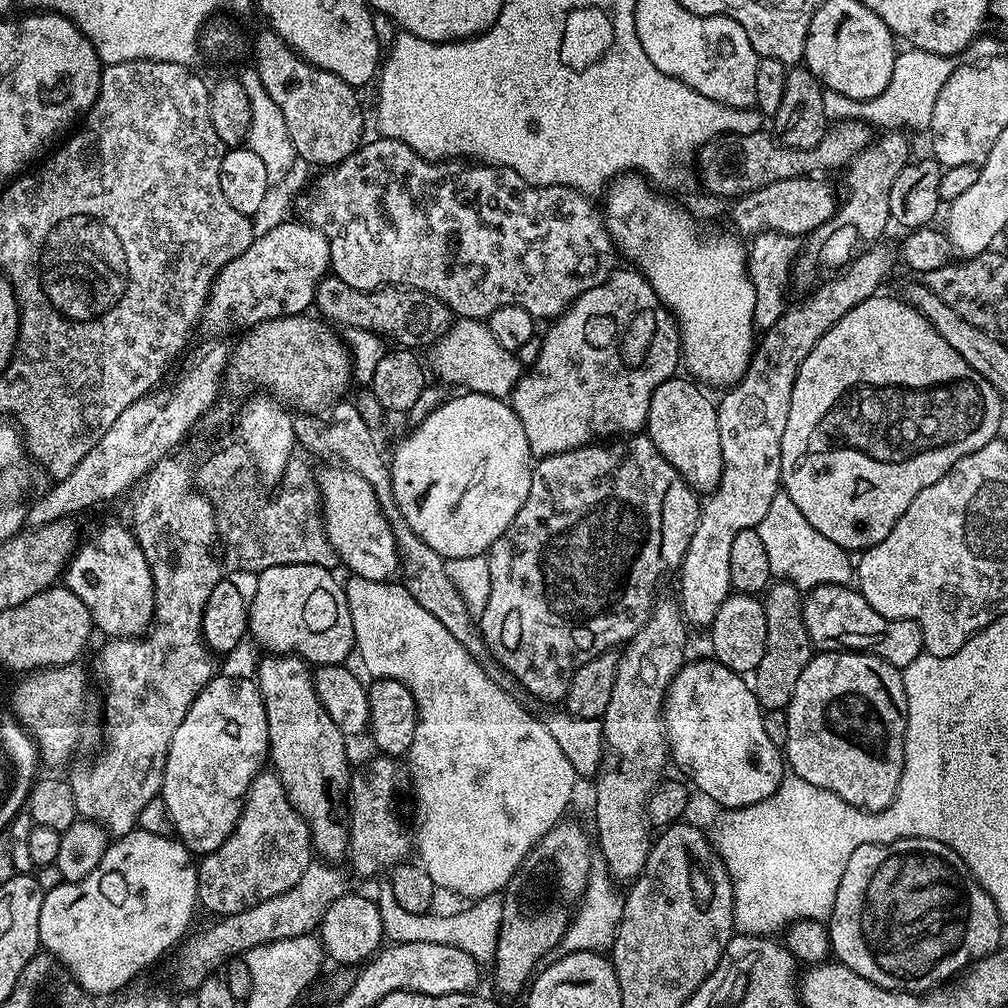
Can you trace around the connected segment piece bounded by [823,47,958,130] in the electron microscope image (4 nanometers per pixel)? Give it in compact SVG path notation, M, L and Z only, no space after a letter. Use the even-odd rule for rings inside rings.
M909 47L907 51L901 51L897 55L894 62L894 74L890 74L890 82L878 98L851 100L846 98L846 94L824 89L825 115L836 122L863 120L869 126L875 126L877 129L880 127L880 130L896 130L901 126L905 129L927 129L932 122L934 102L938 102L938 94L942 94L942 86L946 86L946 80L954 74L954 70L958 67L958 60L954 56L930 54L921 48ZM900 124L905 124L905 126Z

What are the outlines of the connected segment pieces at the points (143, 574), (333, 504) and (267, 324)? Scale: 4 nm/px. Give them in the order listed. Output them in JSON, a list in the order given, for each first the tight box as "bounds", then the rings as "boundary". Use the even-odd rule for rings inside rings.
[{"bounds":[66,524,154,638],"boundary":[[[112,524],[101,532],[96,532],[88,541],[81,543],[72,554],[66,565],[66,586],[78,598],[82,598],[86,610],[90,610],[92,623],[97,629],[105,632],[108,638],[139,638],[152,626],[154,614],[154,578],[150,574],[150,566],[146,562],[146,554],[142,554],[140,544],[135,535],[127,527],[119,528]]]},{"bounds":[319,466,401,581],"boundary":[[[330,466],[334,468],[319,469],[320,503],[324,509],[324,529],[330,546],[334,546],[337,561],[345,564],[347,570],[353,576],[361,576],[367,580],[391,581],[397,575],[401,567],[398,546],[395,545],[394,533],[390,523],[386,520],[378,499],[374,496],[374,490],[370,483],[358,474],[349,471],[343,466]]]},{"bounds":[223,314,354,410],"boundary":[[[308,314],[279,316],[251,325],[245,331],[248,333],[237,342],[236,348],[234,344],[231,349],[223,379],[227,390],[229,388],[239,398],[247,397],[253,390],[263,390],[292,410],[315,410],[339,401],[345,395],[343,392],[347,390],[348,383],[351,385],[354,380],[350,349],[341,337],[339,340],[331,332],[332,328],[327,323],[319,319],[311,320],[310,317]]]}]

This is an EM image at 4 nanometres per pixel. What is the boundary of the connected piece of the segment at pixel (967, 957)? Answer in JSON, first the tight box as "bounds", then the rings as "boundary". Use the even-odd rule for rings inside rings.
{"bounds":[826,838,1002,992],"boundary":[[[906,838],[889,844],[858,846],[850,854],[850,862],[846,862],[832,914],[826,923],[832,956],[854,970],[854,974],[862,974],[862,978],[891,992],[930,992],[1002,944],[1002,921],[990,894],[982,890],[962,858],[950,846],[934,842],[934,838]]]}

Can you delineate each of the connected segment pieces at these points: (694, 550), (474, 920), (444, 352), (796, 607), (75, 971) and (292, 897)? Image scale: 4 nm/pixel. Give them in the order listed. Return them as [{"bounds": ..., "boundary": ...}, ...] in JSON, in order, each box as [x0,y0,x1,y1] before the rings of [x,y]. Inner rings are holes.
[{"bounds":[678,246,888,625],"boundary":[[[880,246],[865,250],[843,269],[833,275],[829,284],[824,284],[813,296],[808,296],[797,308],[789,307],[774,322],[774,326],[759,337],[752,353],[752,361],[744,376],[736,384],[727,389],[728,392],[718,400],[716,413],[718,414],[718,434],[722,438],[722,478],[718,482],[715,492],[703,501],[700,509],[700,525],[694,530],[690,538],[690,546],[680,563],[680,596],[678,603],[681,613],[689,625],[711,625],[714,614],[718,614],[718,606],[722,606],[724,599],[733,591],[730,582],[730,549],[734,538],[742,534],[747,528],[757,529],[766,517],[770,504],[775,496],[782,491],[780,483],[780,467],[782,466],[782,434],[786,431],[786,418],[790,418],[790,394],[794,394],[794,378],[798,378],[798,370],[802,362],[806,362],[806,354],[814,350],[818,338],[838,322],[854,306],[858,306],[866,298],[877,295],[880,283],[888,276],[888,256]]]},{"bounds":[374,878,504,962],"boundary":[[[382,878],[377,881],[378,894],[374,899],[382,914],[385,937],[391,943],[433,942],[439,945],[450,945],[456,949],[466,950],[478,962],[491,961],[496,955],[496,939],[500,936],[500,919],[504,909],[504,901],[499,895],[481,896],[469,908],[464,908],[452,914],[438,912],[424,913],[413,916],[408,910],[403,910],[395,901],[391,879]]]},{"bounds":[430,319,522,398],"boundary":[[[457,319],[449,326],[448,332],[436,341],[430,353],[432,368],[441,376],[439,379],[448,386],[457,384],[460,390],[508,398],[522,375],[521,357],[501,346],[483,320]]]},{"bounds":[754,579,814,710],"boundary":[[[781,579],[767,589],[763,601],[768,629],[766,654],[762,654],[762,662],[758,662],[754,673],[756,701],[764,710],[787,709],[794,686],[798,686],[802,670],[806,670],[814,655],[814,645],[804,625],[804,596],[791,581]]]},{"bounds":[38,830,198,998],"boundary":[[[133,830],[113,839],[102,862],[82,882],[45,892],[42,914],[38,914],[40,947],[60,961],[84,992],[96,998],[119,993],[143,968],[150,967],[163,952],[171,953],[189,935],[192,915],[198,912],[197,871],[193,853],[172,836]]]},{"bounds":[172,862,346,994],"boundary":[[[313,862],[306,866],[302,878],[298,878],[298,882],[290,890],[233,916],[217,919],[212,922],[216,924],[202,929],[197,936],[189,935],[174,952],[176,965],[172,972],[176,975],[177,986],[185,988],[188,994],[195,993],[196,988],[202,986],[202,982],[213,975],[229,957],[243,957],[250,950],[254,950],[254,946],[262,946],[266,942],[278,942],[282,938],[298,938],[315,933],[330,902],[346,892],[344,876],[336,868],[339,867],[328,862]]]}]

